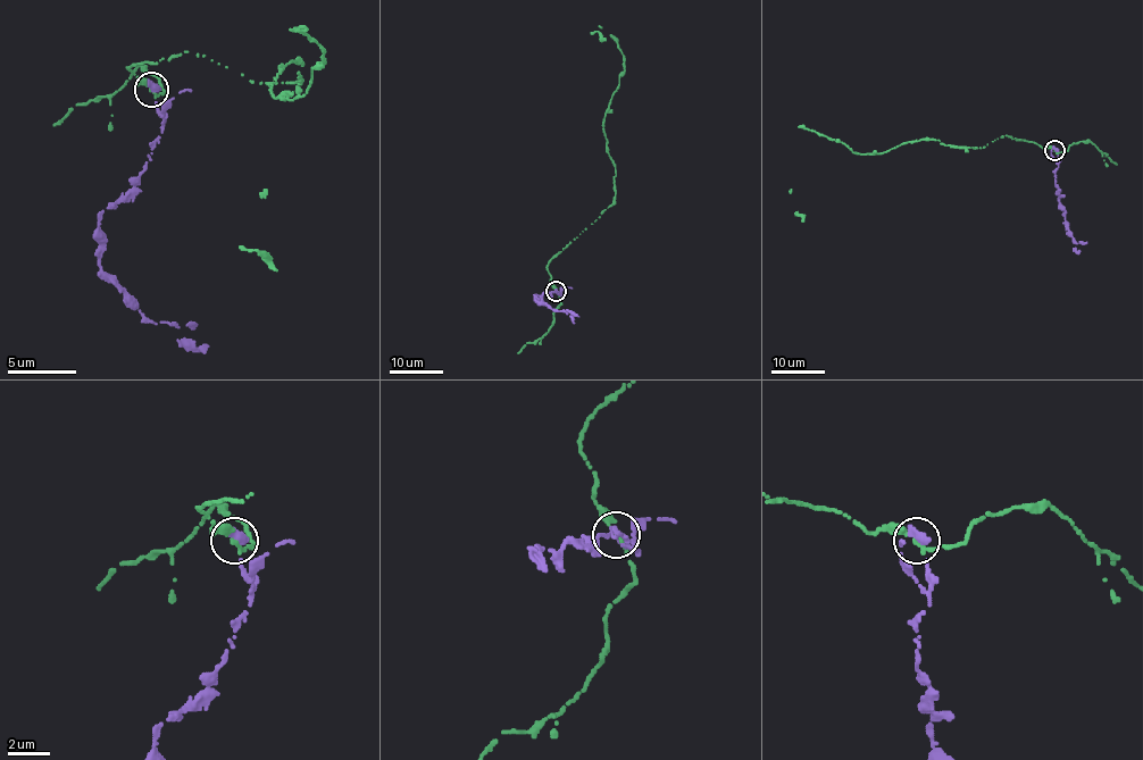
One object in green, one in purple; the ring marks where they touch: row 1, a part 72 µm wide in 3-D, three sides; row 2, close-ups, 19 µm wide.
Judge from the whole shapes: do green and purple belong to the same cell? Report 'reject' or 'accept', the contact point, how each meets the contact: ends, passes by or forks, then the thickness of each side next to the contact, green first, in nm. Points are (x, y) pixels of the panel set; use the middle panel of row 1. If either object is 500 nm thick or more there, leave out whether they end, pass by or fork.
reject; at (556, 291); green ends there; purple ends there; 280 nm thick on the green side, 440 nm on the other

